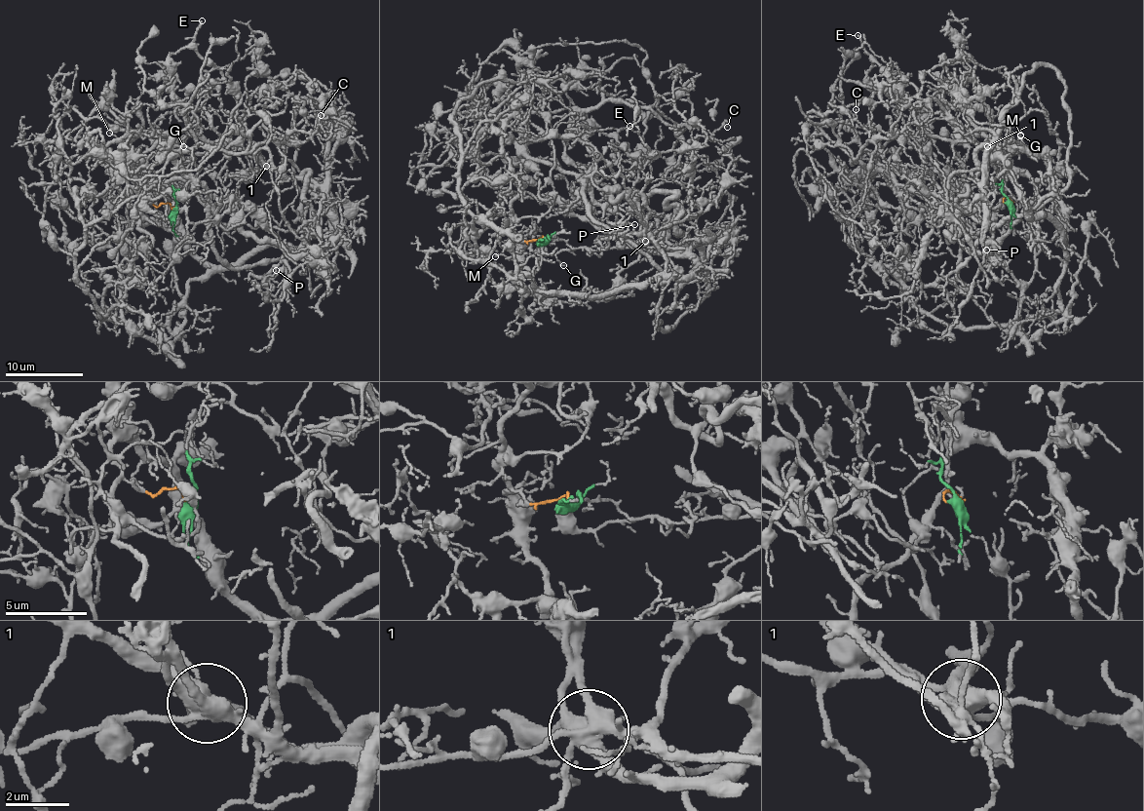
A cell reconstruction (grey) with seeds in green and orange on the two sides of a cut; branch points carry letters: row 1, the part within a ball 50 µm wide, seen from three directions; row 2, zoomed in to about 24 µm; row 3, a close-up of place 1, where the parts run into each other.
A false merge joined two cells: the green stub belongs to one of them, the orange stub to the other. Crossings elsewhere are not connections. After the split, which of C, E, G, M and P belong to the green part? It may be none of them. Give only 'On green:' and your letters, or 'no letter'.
On green: E, G, M

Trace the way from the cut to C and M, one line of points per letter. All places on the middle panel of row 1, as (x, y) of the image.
C: (544, 240), (514, 237), (540, 292), (692, 274), (638, 235), (639, 213), (688, 143), (728, 126)
M: (544, 240), (565, 241), (574, 247), (527, 253), (515, 259), (500, 253), (495, 256)

